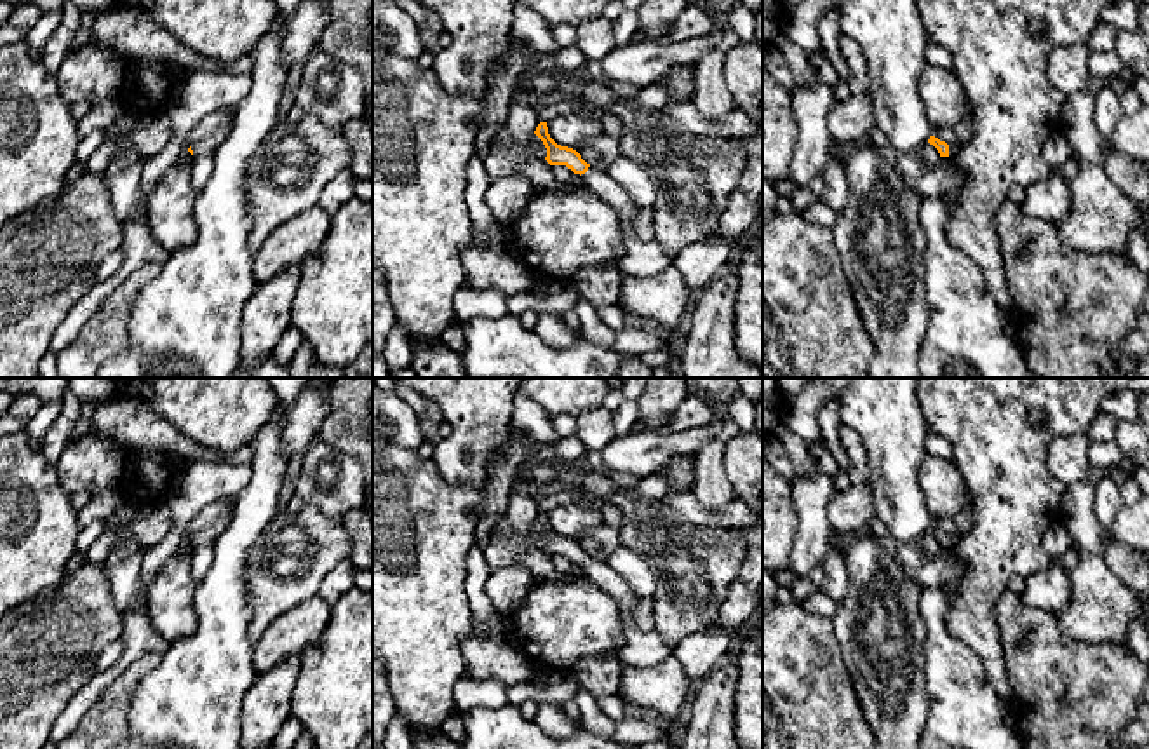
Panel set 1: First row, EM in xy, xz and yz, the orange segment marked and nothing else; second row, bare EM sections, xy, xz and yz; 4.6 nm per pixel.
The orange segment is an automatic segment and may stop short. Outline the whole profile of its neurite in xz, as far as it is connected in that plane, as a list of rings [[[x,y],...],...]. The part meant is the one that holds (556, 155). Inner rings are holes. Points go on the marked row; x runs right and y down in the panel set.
[[[540,122],[534,134],[543,141],[545,160],[550,165],[566,165],[580,174],[590,192],[618,211],[625,247],[623,258],[616,263],[622,275],[646,279],[674,265],[674,256],[665,253],[656,239],[641,239],[634,233],[634,218],[641,207],[604,169],[587,164],[576,150],[557,145],[548,134],[547,122]]]

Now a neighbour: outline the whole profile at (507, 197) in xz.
[[[508,174],[491,181],[486,204],[508,230],[536,193],[533,181],[522,174]]]

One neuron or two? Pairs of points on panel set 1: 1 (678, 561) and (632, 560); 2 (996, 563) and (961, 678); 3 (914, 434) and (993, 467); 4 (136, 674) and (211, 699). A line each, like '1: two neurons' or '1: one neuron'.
1: two neurons
2: two neurons
3: two neurons
4: two neurons

